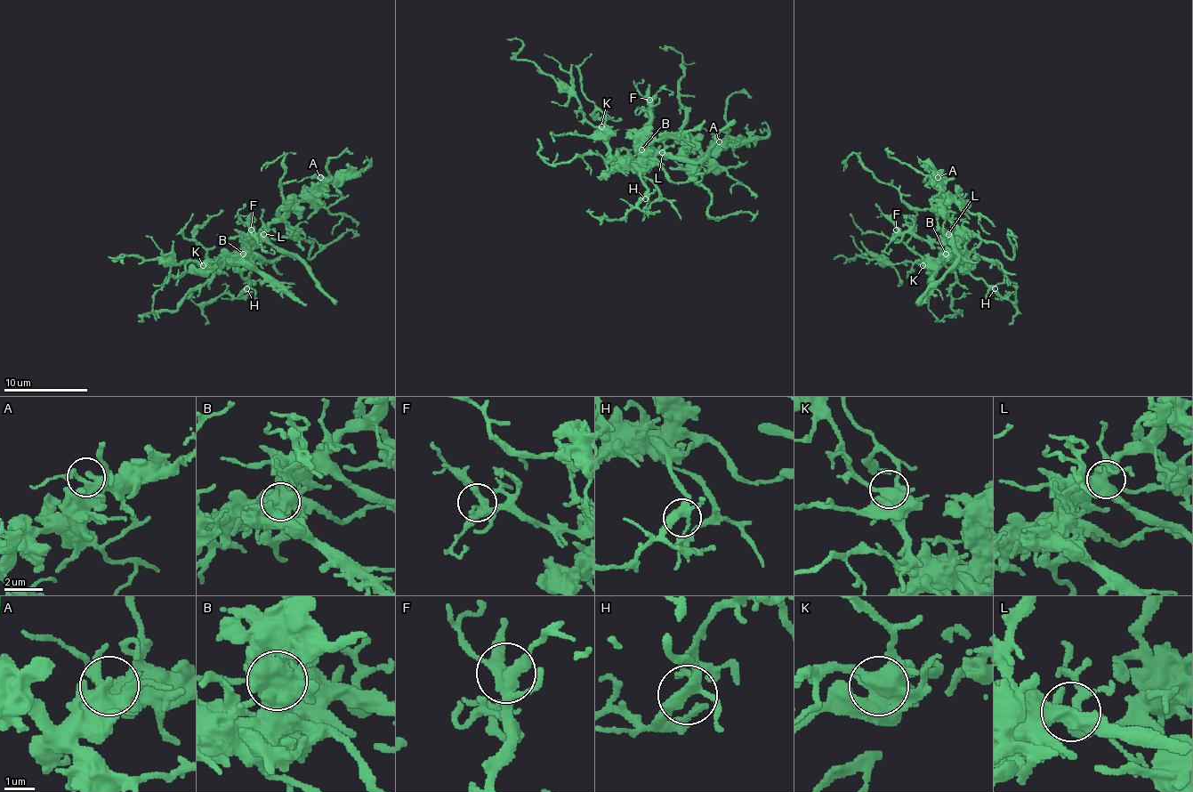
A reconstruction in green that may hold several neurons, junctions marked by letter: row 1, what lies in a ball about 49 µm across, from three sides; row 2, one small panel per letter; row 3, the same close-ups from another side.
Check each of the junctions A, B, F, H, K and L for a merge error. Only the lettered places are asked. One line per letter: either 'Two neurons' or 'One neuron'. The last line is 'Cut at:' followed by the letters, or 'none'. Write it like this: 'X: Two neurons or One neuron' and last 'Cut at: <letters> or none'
A: One neuron
B: One neuron
F: One neuron
H: One neuron
K: One neuron
L: One neuron
Cut at: none

